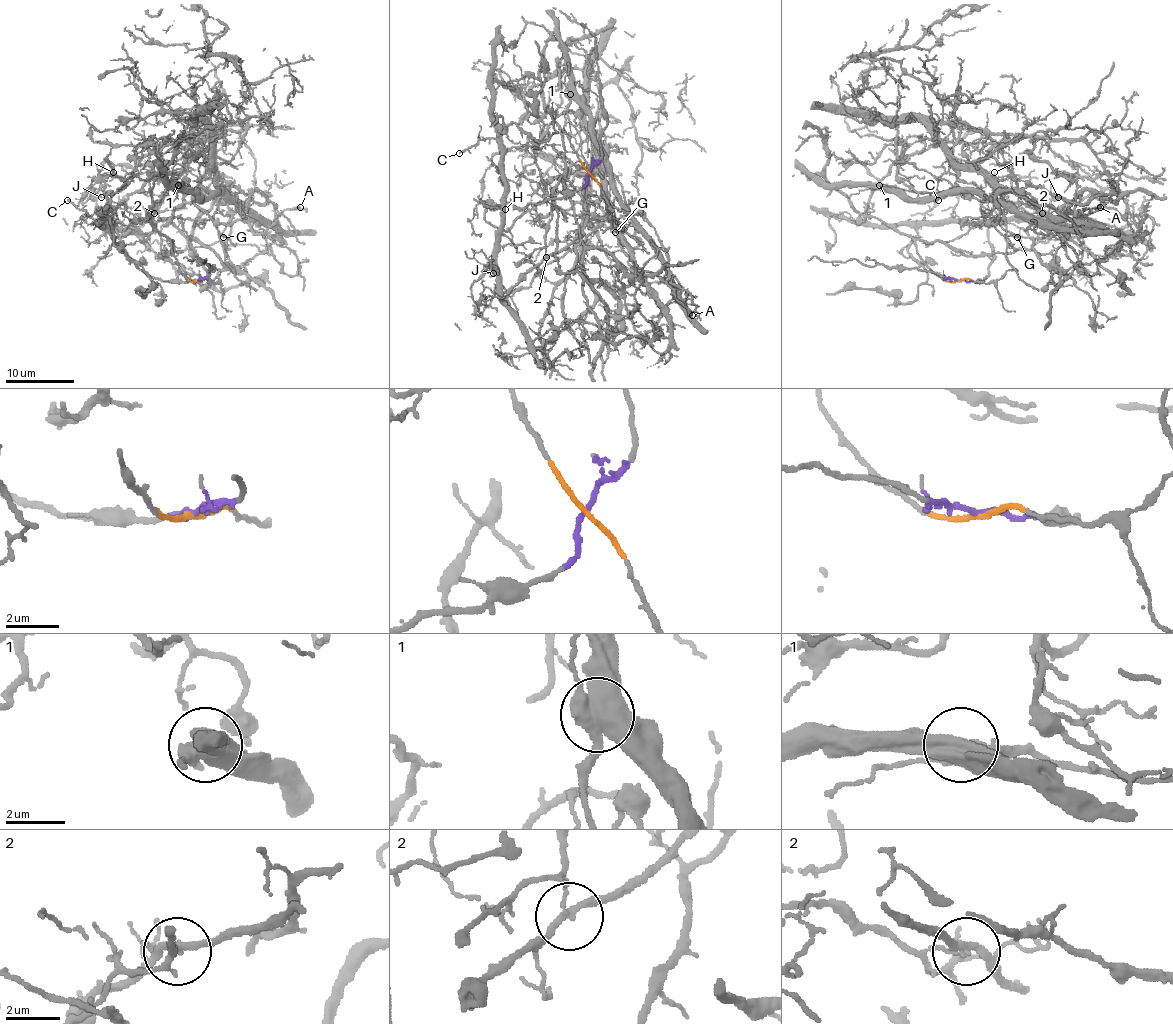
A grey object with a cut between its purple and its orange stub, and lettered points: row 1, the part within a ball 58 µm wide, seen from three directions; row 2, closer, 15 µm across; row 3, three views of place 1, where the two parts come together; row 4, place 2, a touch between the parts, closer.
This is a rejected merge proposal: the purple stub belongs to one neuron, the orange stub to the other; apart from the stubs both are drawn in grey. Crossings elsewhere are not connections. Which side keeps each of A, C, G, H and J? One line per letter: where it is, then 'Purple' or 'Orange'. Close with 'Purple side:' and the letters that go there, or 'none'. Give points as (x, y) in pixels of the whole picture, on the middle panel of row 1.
A: Place: (692, 315). Orange
C: Place: (459, 153). Purple
G: Place: (615, 232). Purple
H: Place: (505, 209). Purple
J: Place: (493, 273). Purple
Purple side: C, G, H, J

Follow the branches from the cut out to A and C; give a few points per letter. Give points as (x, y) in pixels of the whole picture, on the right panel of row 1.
A: (957, 280), (818, 177), (914, 198), (1017, 193), (1089, 222), (1084, 210), (1100, 206)
C: (957, 280), (983, 280), (988, 275), (993, 253), (985, 225), (925, 222), (938, 199)

